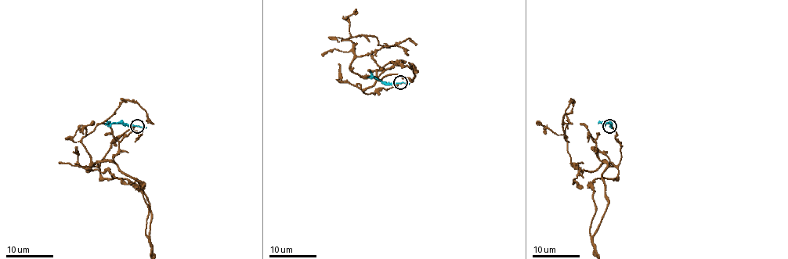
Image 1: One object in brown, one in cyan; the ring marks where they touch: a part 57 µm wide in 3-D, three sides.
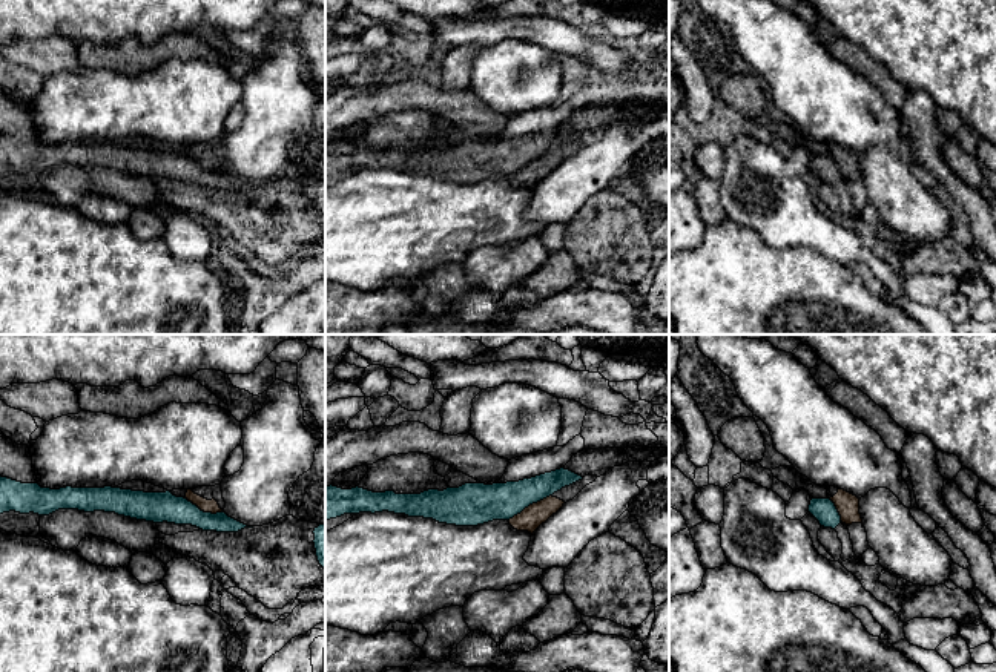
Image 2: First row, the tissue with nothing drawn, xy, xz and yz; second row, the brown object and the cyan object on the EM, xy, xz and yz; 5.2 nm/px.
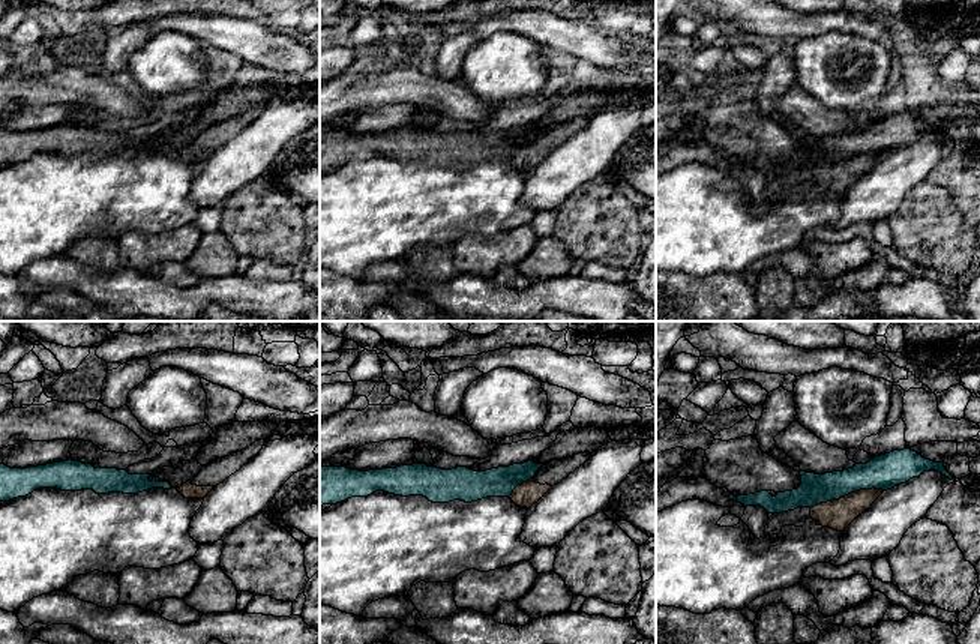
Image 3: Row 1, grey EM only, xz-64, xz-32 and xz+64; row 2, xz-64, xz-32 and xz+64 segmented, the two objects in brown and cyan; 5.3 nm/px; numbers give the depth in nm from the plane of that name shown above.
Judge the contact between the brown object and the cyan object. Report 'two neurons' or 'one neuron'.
two neurons

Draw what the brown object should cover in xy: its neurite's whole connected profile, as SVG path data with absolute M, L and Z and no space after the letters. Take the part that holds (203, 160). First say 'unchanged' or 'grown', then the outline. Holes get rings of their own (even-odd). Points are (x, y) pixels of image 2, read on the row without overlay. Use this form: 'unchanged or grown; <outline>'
grown; M221 141L187 146L184 155L196 161L204 169L216 170L224 167L226 164Z

